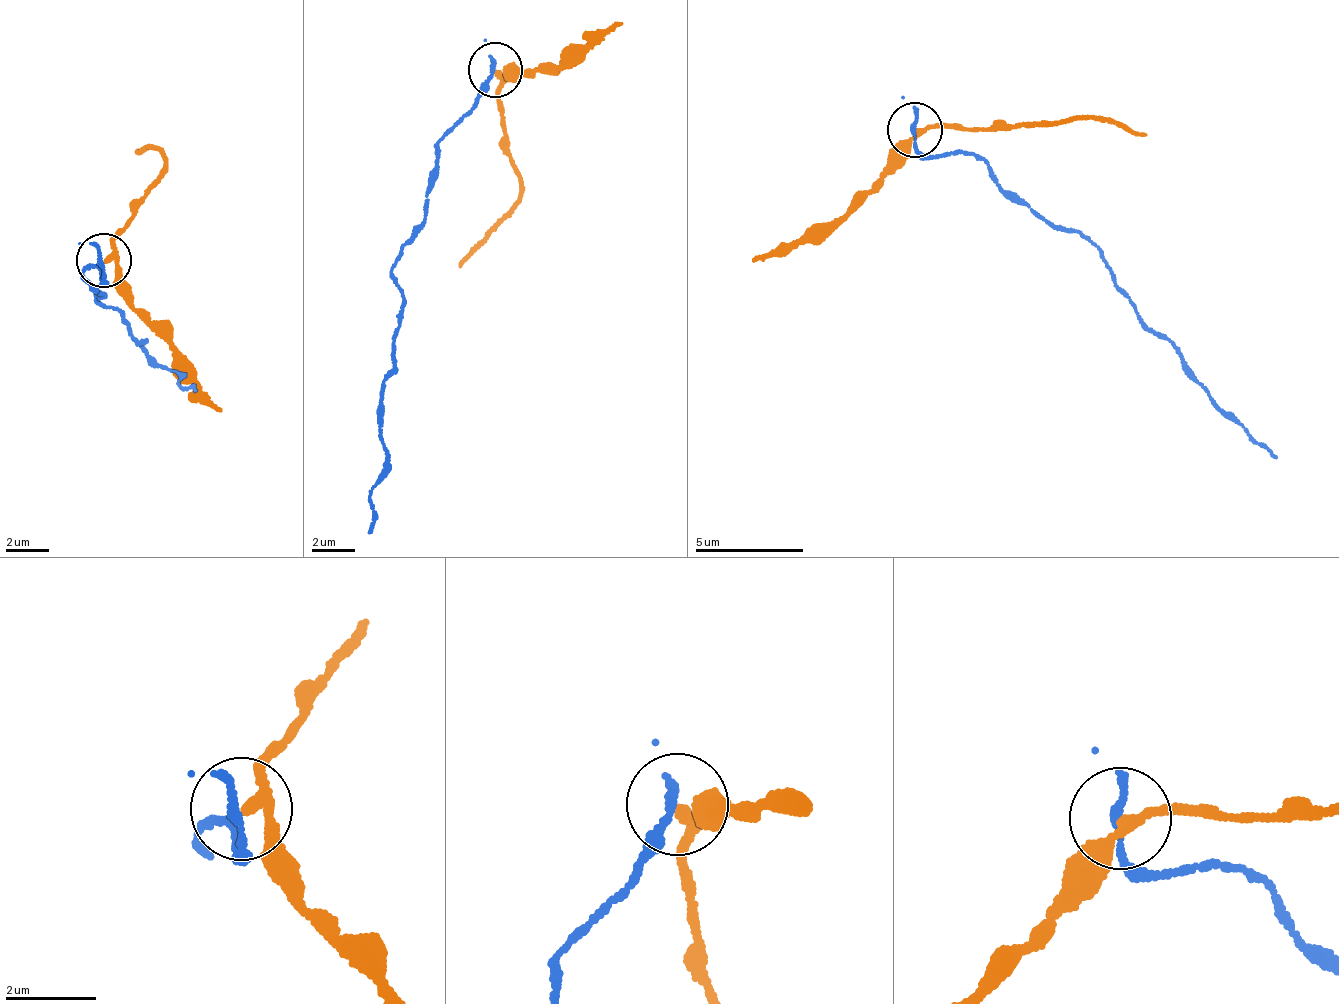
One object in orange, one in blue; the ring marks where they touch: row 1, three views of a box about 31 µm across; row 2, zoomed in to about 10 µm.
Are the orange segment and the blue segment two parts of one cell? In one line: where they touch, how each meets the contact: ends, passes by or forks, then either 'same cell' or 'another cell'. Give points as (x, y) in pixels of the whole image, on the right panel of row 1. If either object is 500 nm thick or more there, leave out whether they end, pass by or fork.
at (915, 130); orange passes by; blue ends there; another cell

